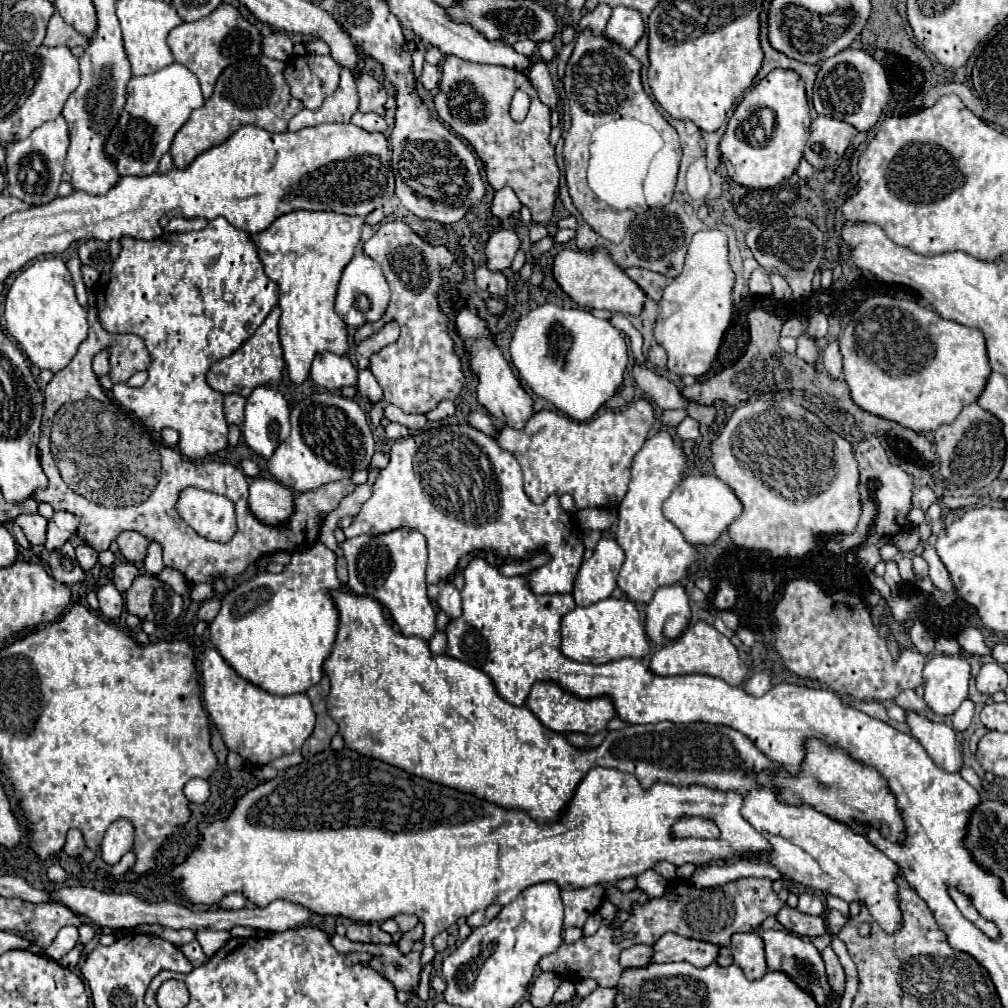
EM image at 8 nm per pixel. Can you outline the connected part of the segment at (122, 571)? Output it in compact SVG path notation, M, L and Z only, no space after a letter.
M130 562L118 564L118 566L114 568L114 578L112 578L116 590L118 590L120 594L124 594L124 592L130 588L130 584L134 582L136 576L138 576L138 568L136 568L134 564L130 564Z

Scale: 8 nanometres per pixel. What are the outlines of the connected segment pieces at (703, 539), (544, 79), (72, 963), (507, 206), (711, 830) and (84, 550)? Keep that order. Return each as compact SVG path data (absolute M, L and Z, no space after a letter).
M714 474L686 476L662 506L664 516L682 532L682 536L690 544L706 544L706 546L718 540L718 536L740 514L740 510L742 510L740 500Z
M536 62L530 72L528 72L528 78L532 82L532 86L538 90L540 94L540 100L544 104L548 104L550 108L556 106L558 102L558 96L556 96L556 90L554 90L554 84L552 84L552 78L550 78L550 72L546 68L544 62Z
M78 944L74 949L72 949L70 952L68 952L60 961L59 963L67 967L71 970L74 969L74 967L77 965L78 959L81 956L84 949L84 945Z
M502 188L502 190L498 190L498 192L494 194L490 212L492 212L494 218L502 220L502 218L512 216L512 214L518 212L520 208L522 208L522 204L520 204L520 200L516 198L516 194L514 194L510 188Z
M682 818L672 826L672 834L678 838L718 838L716 824L702 818Z
M80 544L80 546L76 548L76 560L78 560L80 568L82 568L84 572L88 572L88 570L92 570L92 568L96 566L96 562L98 562L98 552L92 550L92 548L86 546L86 544Z

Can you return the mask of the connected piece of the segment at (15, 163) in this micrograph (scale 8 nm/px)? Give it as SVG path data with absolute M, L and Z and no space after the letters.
M58 116L56 120L44 122L28 138L8 146L6 150L6 164L8 164L6 188L10 196L20 198L22 202L30 206L42 206L54 200L56 190L62 180L62 172L64 172L66 148L68 148L68 126L62 116Z

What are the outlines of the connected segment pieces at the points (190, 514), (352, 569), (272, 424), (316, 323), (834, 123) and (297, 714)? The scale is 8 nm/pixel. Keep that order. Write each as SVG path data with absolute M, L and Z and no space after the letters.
M188 488L180 494L176 510L200 536L214 542L230 542L238 530L234 502L212 492Z
M394 530L392 534L360 536L342 544L348 560L348 586L354 594L370 596L386 606L404 636L430 640L436 632L436 612L426 596L426 540L416 530Z
M256 386L246 402L242 434L246 444L268 458L290 434L290 408L282 392L274 386Z
M298 210L292 214L280 216L272 226L256 236L252 236L260 260L264 264L266 276L278 284L278 306L282 310L280 316L280 342L284 350L284 362L288 370L288 378L294 384L302 384L310 378L310 368L316 358L316 354L332 352L336 356L348 354L348 332L346 322L336 314L334 310L334 298L338 290L338 282L342 276L344 266L352 260L354 250L360 242L360 230L364 226L364 220L358 216L346 216L336 212L306 212Z
M818 116L812 120L810 138L804 146L804 158L818 170L830 168L838 158L844 156L856 134L856 128L848 122L840 122L830 116Z
M214 648L202 654L200 672L204 682L204 710L216 724L226 748L240 754L250 764L268 764L284 754L292 754L310 738L316 714L306 694L292 694L286 698L272 696L242 680Z

